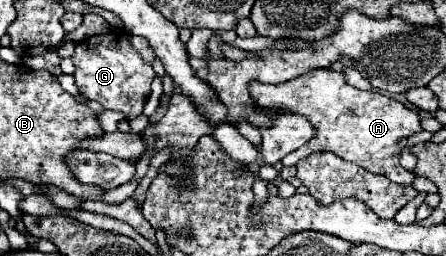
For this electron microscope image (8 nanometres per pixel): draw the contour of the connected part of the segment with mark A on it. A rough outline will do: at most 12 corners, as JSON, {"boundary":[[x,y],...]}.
{"boundary":[[334,69],[278,85],[256,105],[302,115],[316,135],[282,159],[330,151],[410,185],[396,143],[418,113]]}

